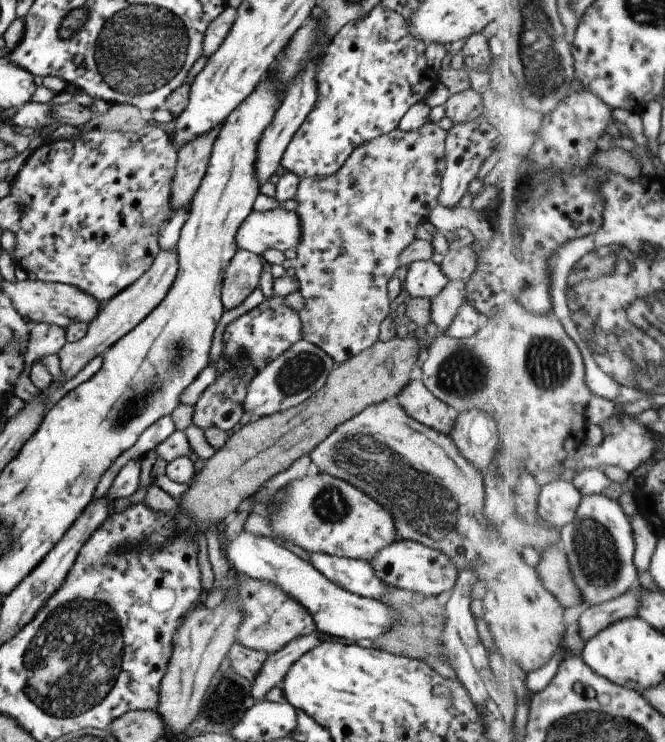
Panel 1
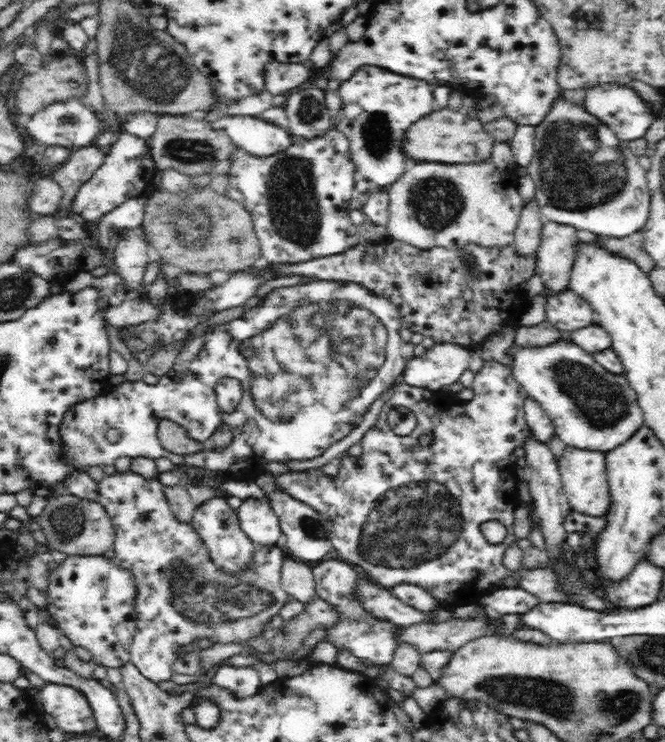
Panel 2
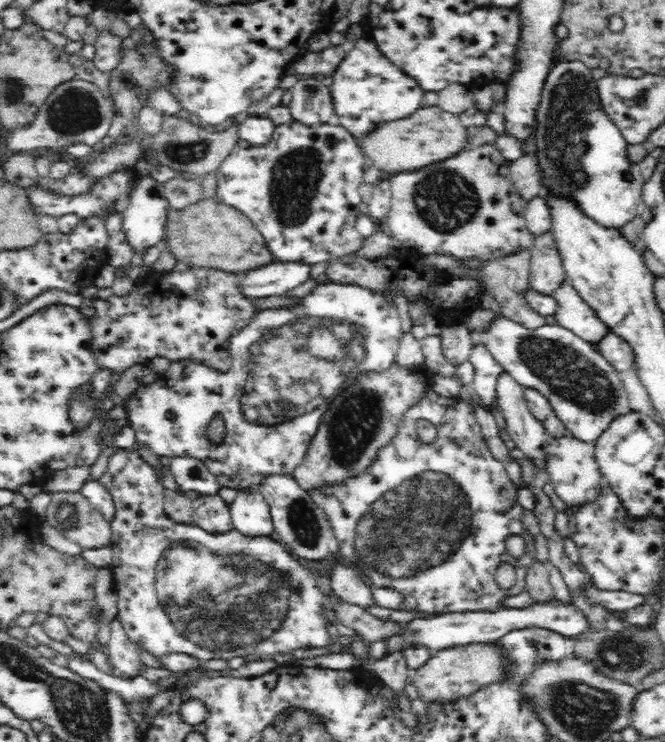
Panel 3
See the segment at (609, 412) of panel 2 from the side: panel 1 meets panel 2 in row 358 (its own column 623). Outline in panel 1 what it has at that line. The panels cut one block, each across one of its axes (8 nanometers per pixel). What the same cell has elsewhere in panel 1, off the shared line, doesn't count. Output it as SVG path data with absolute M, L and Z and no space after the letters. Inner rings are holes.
M585 495L584 500L576 520L561 530L562 546L571 560L583 600L593 607L619 599L639 586L641 570L635 561L639 544L633 520L619 501L606 495Z

